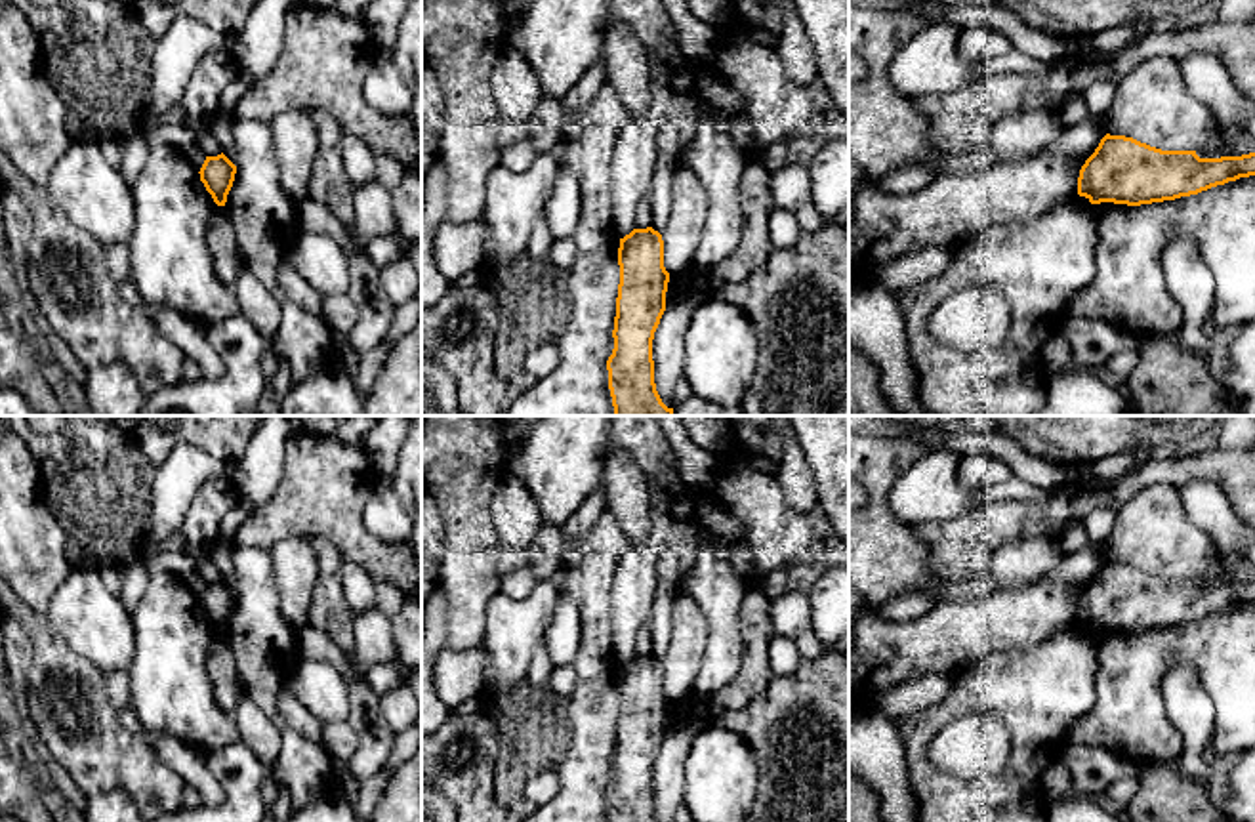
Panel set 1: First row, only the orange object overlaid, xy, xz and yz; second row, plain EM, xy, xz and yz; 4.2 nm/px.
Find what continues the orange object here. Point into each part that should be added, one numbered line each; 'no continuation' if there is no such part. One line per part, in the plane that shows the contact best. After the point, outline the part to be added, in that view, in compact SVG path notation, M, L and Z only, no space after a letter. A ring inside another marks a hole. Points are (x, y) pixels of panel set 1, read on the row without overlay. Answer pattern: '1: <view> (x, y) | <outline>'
no continuation

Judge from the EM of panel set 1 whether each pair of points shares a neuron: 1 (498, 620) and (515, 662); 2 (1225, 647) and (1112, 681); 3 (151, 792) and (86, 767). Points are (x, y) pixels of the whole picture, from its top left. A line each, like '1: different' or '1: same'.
1: same
2: same
3: same

